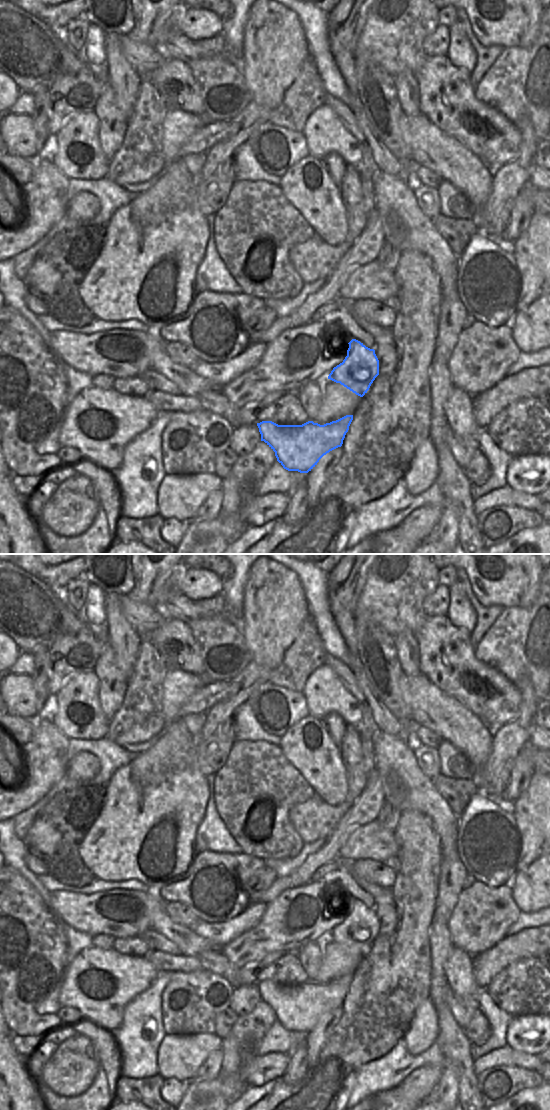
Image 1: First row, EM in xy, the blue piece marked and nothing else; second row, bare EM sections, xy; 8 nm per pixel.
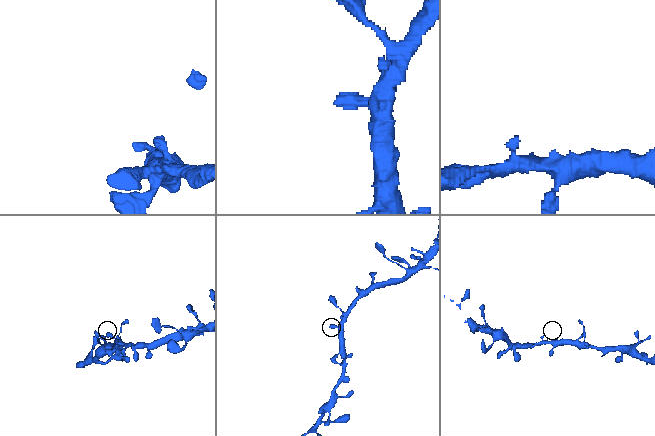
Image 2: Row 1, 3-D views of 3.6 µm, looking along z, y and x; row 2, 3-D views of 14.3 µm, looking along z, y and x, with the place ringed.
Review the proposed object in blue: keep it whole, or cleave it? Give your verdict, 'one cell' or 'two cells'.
one cell

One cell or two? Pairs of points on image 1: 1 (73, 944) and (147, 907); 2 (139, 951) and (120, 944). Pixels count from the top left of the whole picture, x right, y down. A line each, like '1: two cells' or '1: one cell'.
1: two cells
2: one cell

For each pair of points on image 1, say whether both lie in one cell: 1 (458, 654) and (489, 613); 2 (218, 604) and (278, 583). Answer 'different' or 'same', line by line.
1: different
2: different

